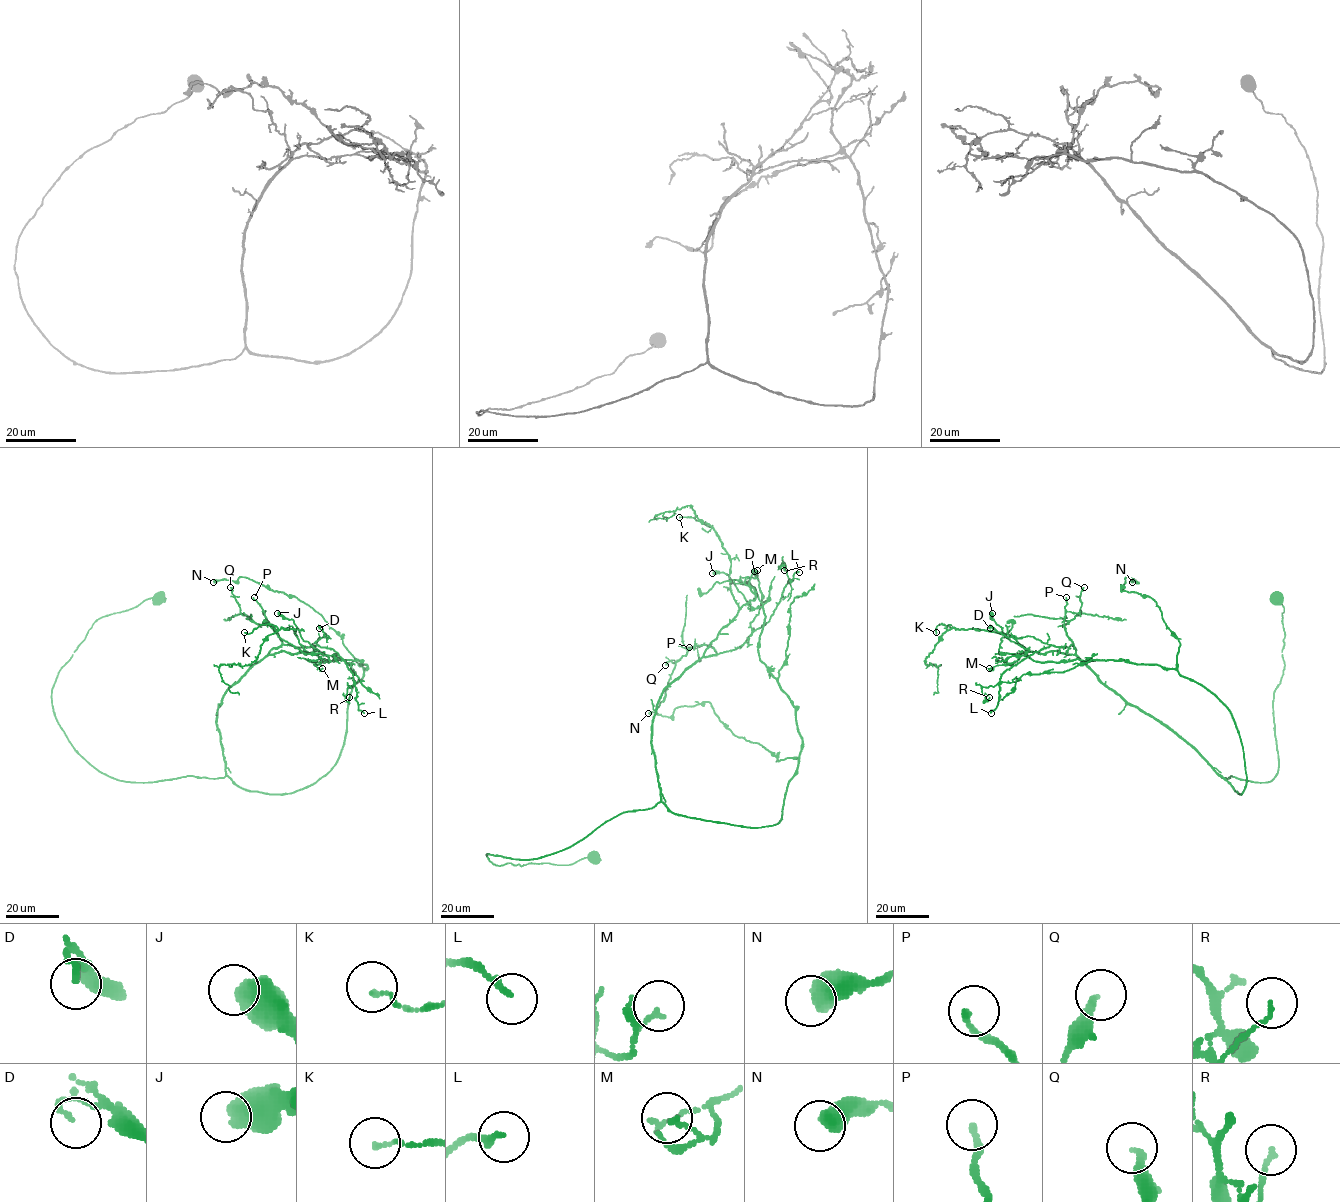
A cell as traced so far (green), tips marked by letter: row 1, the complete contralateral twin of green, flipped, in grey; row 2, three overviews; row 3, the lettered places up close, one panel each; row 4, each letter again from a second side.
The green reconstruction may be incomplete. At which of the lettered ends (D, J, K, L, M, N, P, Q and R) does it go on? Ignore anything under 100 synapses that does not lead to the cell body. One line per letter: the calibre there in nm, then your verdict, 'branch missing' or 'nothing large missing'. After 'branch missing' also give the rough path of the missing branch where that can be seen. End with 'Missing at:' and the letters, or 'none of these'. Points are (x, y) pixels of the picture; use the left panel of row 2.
D: calibre 130 nm; nothing large missing
J: calibre 700 nm; nothing large missing
K: calibre 120 nm; nothing large missing
L: calibre 180 nm; nothing large missing
M: calibre 120 nm; nothing large missing
N: calibre 650 nm; nothing large missing
P: calibre 190 nm; nothing large missing
Q: calibre 280 nm; nothing large missing
R: calibre 120 nm; nothing large missing
Missing at: none of these

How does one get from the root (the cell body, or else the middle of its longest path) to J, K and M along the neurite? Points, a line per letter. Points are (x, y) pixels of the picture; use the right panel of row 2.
J: (1277, 597), (1278, 770), (1221, 776), (1241, 794), (1239, 731), (1202, 686), (1157, 665), (1033, 661), (992, 613)
K: (1277, 597), (1285, 667), (1273, 702), (1278, 770), (1266, 782), (1221, 777), (1076, 655), (980, 629), (936, 632)
M: (1277, 597), (1285, 667), (1273, 693), (1278, 770), (1270, 781), (1221, 777), (1076, 655), (1025, 651), (989, 668)

